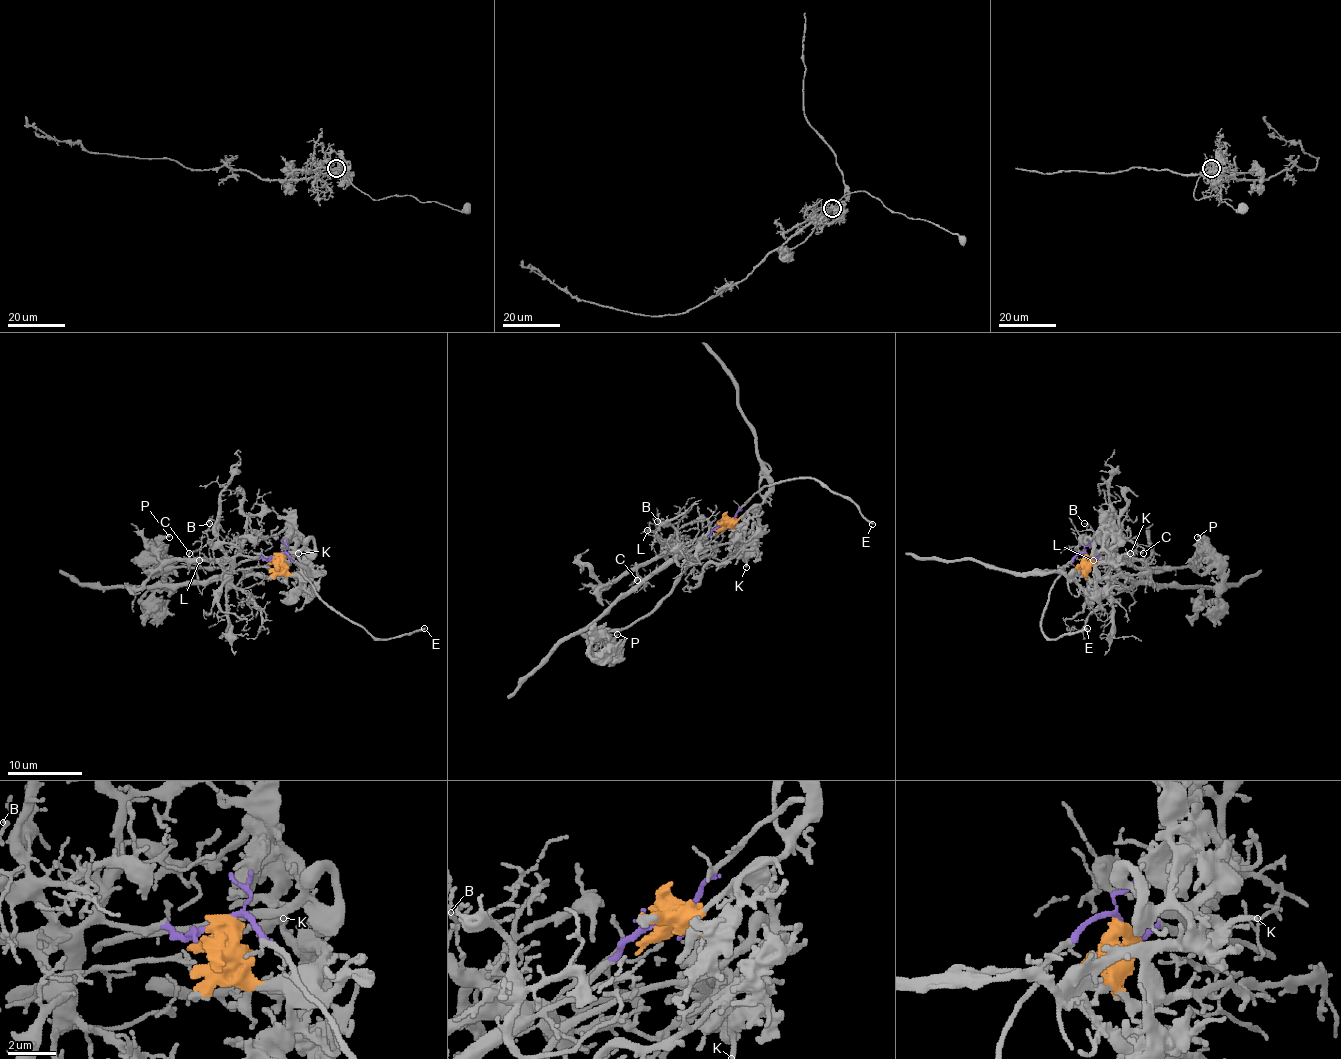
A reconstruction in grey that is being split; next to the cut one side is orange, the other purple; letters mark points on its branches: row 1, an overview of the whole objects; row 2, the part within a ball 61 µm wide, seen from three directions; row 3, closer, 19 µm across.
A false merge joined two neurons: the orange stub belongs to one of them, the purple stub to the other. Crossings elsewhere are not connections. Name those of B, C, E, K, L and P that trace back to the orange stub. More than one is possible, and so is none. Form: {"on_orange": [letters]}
{"on_orange": ["K", "P"]}

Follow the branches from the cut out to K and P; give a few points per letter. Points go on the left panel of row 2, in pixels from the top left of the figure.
K: (278, 555), (278, 560), (292, 574), (301, 572), (310, 564), (299, 559), (297, 553)
P: (278, 555), (292, 574), (310, 564), (303, 551), (252, 557), (233, 566), (164, 566), (157, 547), (170, 536)

